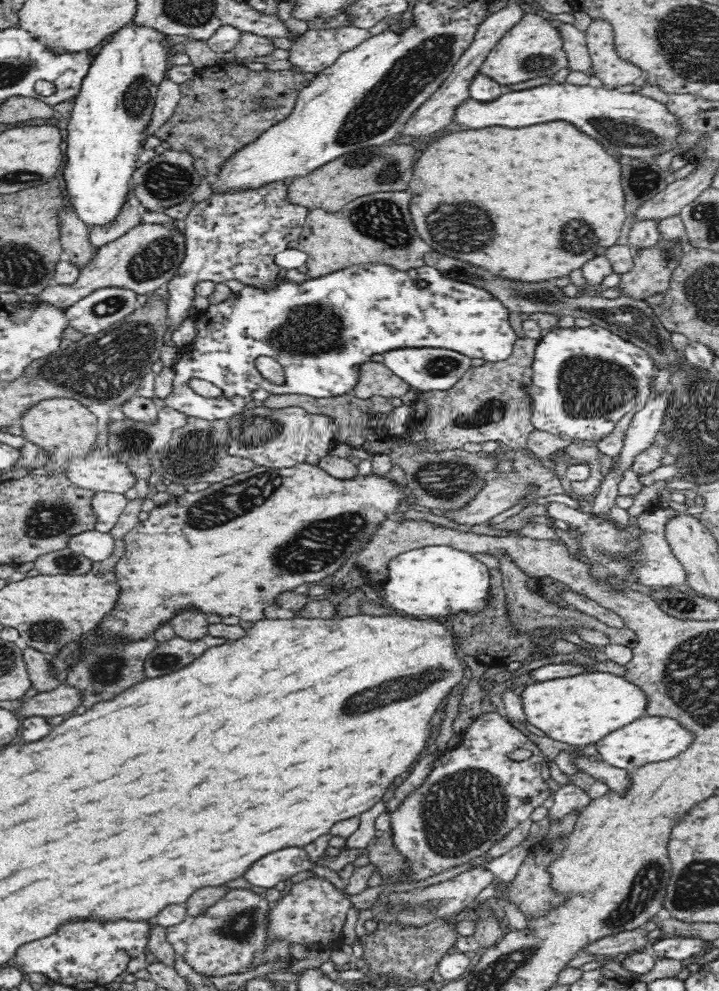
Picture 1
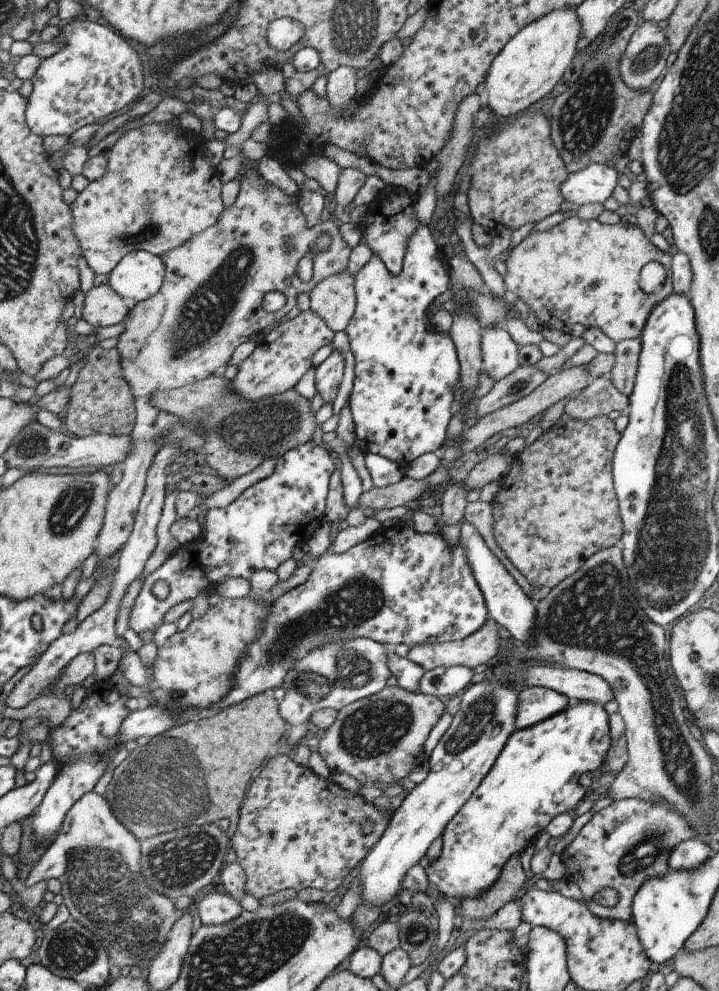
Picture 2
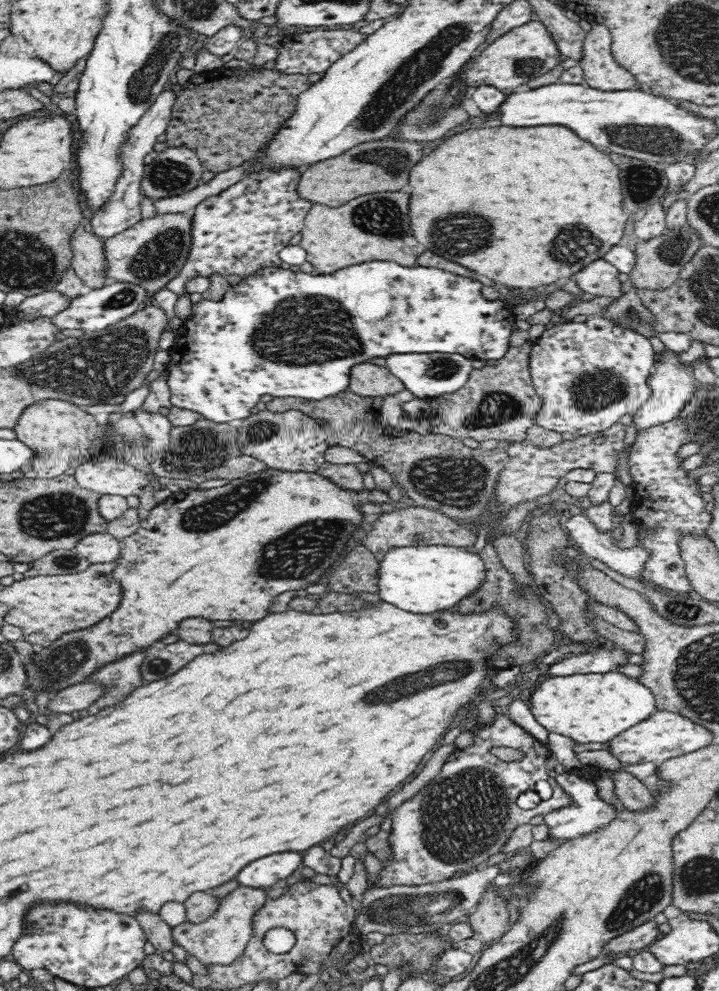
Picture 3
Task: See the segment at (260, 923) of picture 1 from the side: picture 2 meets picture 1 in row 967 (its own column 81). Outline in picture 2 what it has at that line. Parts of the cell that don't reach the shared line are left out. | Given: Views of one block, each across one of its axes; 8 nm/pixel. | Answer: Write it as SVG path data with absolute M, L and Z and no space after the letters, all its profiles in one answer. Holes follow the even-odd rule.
M167 123L145 124L127 130L106 151L105 174L99 180L88 182L68 206L71 210L71 232L94 275L107 274L124 254L131 251L141 249L158 256L165 254L215 224L224 208L219 174L215 167L203 160L206 139L186 131L181 136L181 131Z

